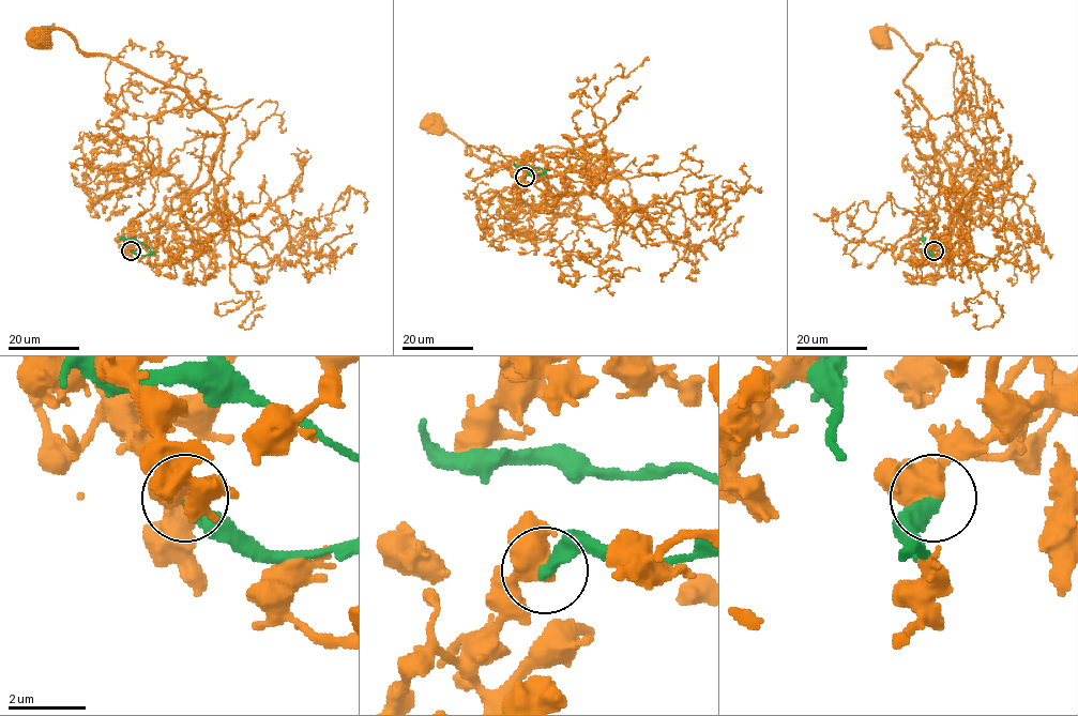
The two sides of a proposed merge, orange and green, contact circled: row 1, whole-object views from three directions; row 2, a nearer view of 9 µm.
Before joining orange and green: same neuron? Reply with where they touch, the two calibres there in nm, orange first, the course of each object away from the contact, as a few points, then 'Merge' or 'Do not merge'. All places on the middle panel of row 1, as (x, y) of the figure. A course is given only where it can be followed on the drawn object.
Place: (525, 177). Thickness 420 nm (orange) against 340 nm. Course of orange: (525, 177), (522, 184), (560, 196), (590, 191), (617, 170), (603, 172), (556, 147), (495, 165), (438, 124). Course of green: (525, 177), (542, 174), (545, 170), (516, 166), (514, 163). Do not merge

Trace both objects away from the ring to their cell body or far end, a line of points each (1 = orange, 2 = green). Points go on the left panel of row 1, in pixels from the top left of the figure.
1: (131, 250), (128, 242), (160, 228), (208, 180), (223, 125), (179, 88), (87, 55), (65, 32), (44, 39)
2: (131, 250), (139, 255), (151, 253), (138, 242), (120, 240)

